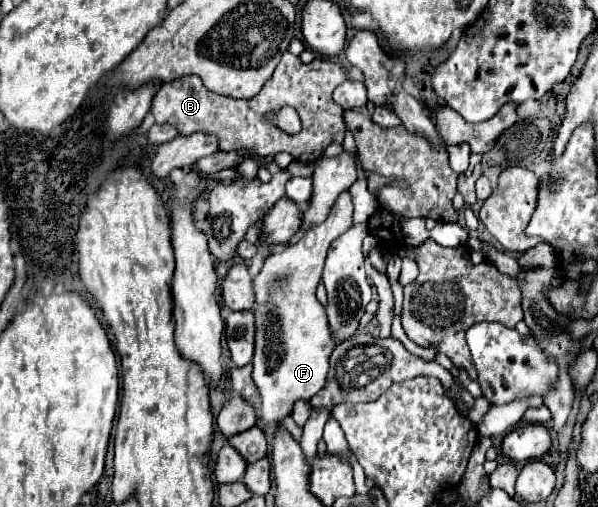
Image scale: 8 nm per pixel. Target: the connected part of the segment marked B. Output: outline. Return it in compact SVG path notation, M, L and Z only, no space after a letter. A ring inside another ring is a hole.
M286 50L272 78L250 100L212 94L200 78L188 76L162 84L158 88L158 96L154 94L152 100L152 114L156 118L156 124L176 126L178 134L182 136L188 136L192 132L214 134L218 138L218 148L224 152L248 150L260 154L262 158L270 158L278 152L288 152L294 156L294 160L316 162L330 144L342 144L344 140L344 110L336 106L336 102L332 102L332 90L346 78L346 72L332 60L316 58L310 64L304 64L298 56ZM284 106L292 106L300 114L302 130L298 134L288 136L268 120L268 114L274 114Z

